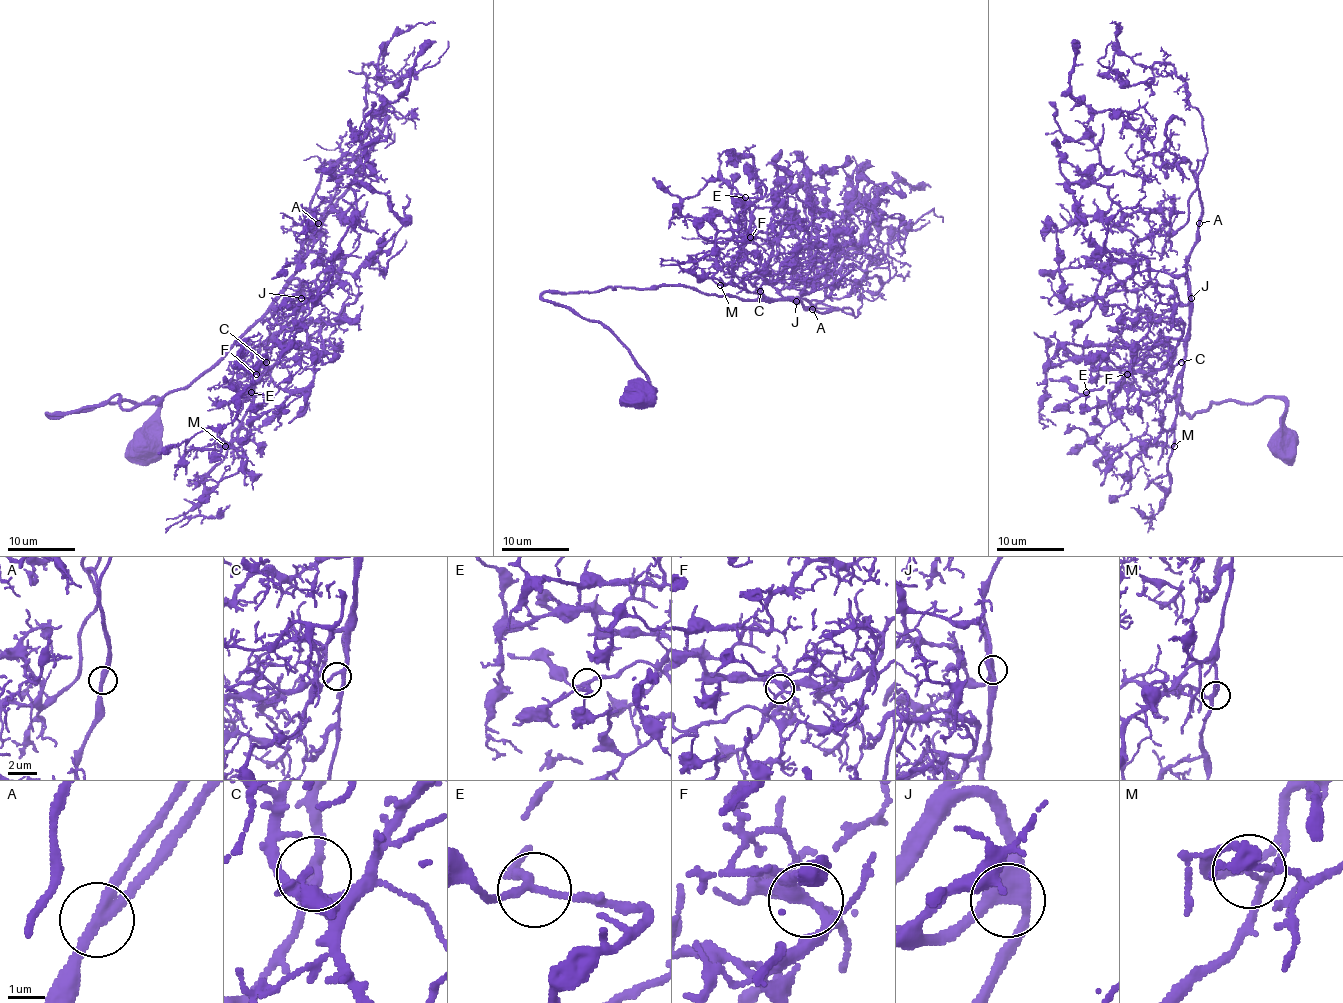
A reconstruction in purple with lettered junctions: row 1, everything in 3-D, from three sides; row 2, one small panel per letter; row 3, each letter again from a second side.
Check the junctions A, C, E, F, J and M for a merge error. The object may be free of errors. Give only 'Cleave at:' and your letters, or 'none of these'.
Cleave at: none of these

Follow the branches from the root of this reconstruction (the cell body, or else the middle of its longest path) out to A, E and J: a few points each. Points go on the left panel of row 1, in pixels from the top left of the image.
A: (144, 444), (155, 397), (47, 414), (99, 407), (116, 395), (133, 409), (187, 389), (266, 311), (318, 223)
E: (144, 444), (155, 397), (47, 414), (187, 389), (296, 279), (305, 304), (261, 347), (251, 392)
J: (144, 444), (155, 397), (47, 414), (116, 395), (124, 409), (158, 404), (195, 382), (293, 279), (301, 298)

